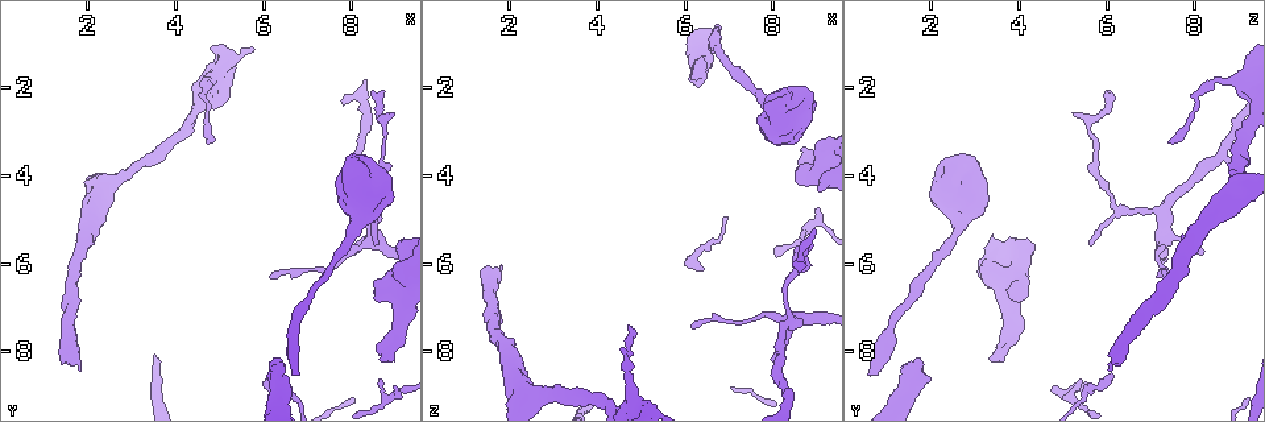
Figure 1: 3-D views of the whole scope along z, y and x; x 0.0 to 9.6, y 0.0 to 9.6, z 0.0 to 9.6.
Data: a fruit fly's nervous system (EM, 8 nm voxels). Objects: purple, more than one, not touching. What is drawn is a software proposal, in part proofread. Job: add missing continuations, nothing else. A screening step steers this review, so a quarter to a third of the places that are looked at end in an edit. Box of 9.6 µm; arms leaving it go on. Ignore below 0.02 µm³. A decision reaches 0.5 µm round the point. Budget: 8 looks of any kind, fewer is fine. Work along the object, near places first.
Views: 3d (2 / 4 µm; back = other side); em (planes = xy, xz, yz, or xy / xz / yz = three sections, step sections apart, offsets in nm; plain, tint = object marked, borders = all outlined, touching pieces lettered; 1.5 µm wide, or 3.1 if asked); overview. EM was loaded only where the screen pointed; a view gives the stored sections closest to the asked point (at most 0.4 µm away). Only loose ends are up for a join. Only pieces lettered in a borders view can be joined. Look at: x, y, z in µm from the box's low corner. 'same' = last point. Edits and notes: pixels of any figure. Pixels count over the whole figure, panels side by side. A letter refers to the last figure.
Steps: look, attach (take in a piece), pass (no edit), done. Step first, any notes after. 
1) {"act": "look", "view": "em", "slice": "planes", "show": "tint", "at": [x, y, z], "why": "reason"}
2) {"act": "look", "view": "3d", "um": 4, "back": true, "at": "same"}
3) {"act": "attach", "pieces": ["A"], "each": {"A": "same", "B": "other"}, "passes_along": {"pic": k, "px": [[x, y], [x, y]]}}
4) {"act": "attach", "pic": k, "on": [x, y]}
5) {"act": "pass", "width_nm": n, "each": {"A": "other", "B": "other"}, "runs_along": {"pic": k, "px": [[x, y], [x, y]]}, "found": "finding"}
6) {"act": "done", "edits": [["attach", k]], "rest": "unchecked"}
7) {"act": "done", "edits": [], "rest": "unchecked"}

{"act": "look", "view": "em", "slice": "xz", "step": 4, "show": "borders", "at": [8.50, 5.50, 5.60], "why": "branch stops here"}

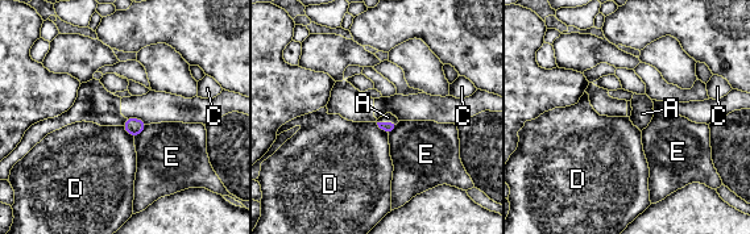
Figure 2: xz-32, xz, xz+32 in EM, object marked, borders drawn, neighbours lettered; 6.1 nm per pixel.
{"act": "look", "view": "em", "slice": "planes", "show": "borders", "at": "same", "why": "cut it another way"}

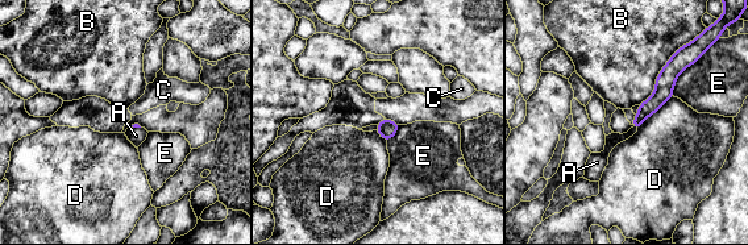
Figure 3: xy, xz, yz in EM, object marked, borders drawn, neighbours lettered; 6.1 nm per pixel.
{"act": "attach", "pieces": ["A"], "each": {"A": "same", "B": "other", "C": "other", "D": "other", "E": "other"}, "passes_along": {"pic": 3, "px": [[660, 96], [635, 128], [614, 138]]}, "found": "it goes on there"}

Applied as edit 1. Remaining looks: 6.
{"act": "look", "view": "overview", "why": "redraw"}

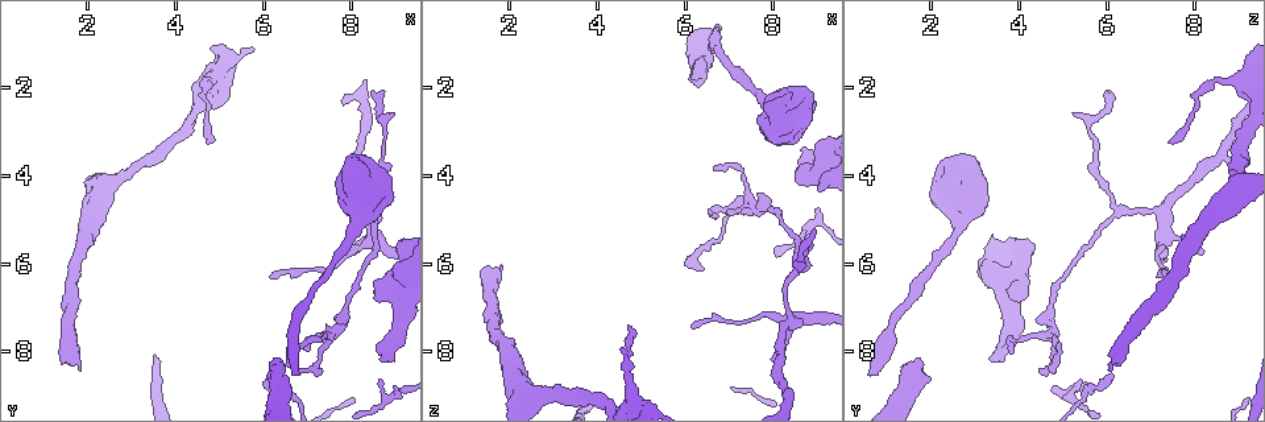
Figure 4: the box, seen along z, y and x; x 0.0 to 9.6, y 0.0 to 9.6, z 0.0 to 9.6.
{"act": "look", "view": "em", "slice": "planes", "show": "tint", "at": [8.65, 8.25, 3.40], "why": "an open end"}

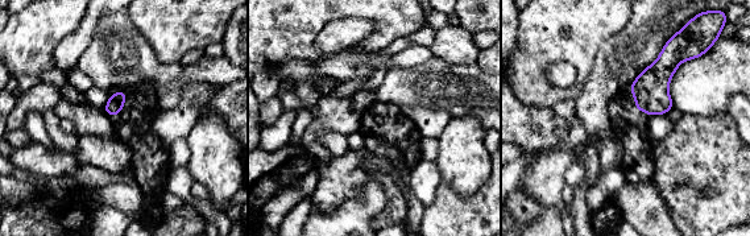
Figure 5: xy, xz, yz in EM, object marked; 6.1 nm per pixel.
{"act": "look", "view": "em", "slice": "planes", "show": "borders", "at": "same"}

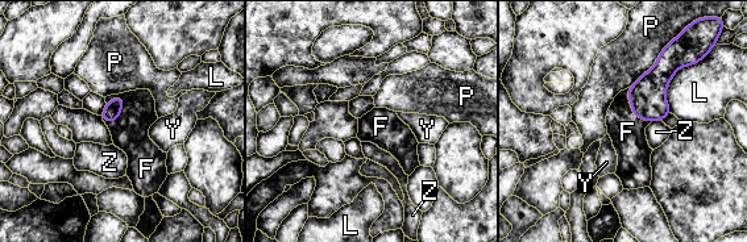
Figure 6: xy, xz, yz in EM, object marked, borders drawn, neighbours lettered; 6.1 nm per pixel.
{"act": "attach", "pieces": ["F"], "longest_contact_nm": ["P", 300], "each": {"F": "same", "L": "other", "P": "other", "Y": "other", "Z": "other"}, "found": "it goes on there"}

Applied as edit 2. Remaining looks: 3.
{"act": "look", "view": "em", "slice": "xy", "step": 8, "show": "borders", "at": [1.85, 8.50, 6.00], "why": "end of a long branch"}

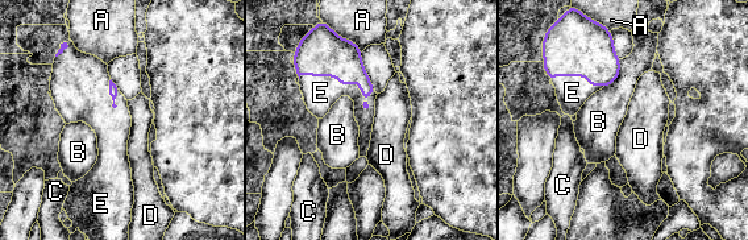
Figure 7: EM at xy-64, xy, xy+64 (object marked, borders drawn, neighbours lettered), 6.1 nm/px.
{"act": "look", "view": "em", "slice": "planes", "show": "borders", "at": "same", "why": "cut it another way"}

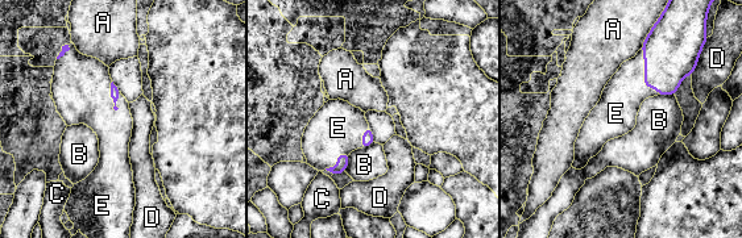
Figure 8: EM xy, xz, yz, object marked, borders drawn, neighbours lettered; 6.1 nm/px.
{"act": "attach", "pieces": ["E"], "each": {"A": "other", "B": "other", "C": "other", "D": "other", "E": "same"}, "found": "the cell continues"}

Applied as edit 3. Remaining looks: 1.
{"act": "done", "edits": [["attach", 3], ["attach", 6], ["attach", 8]], "rest": "unchecked"}

